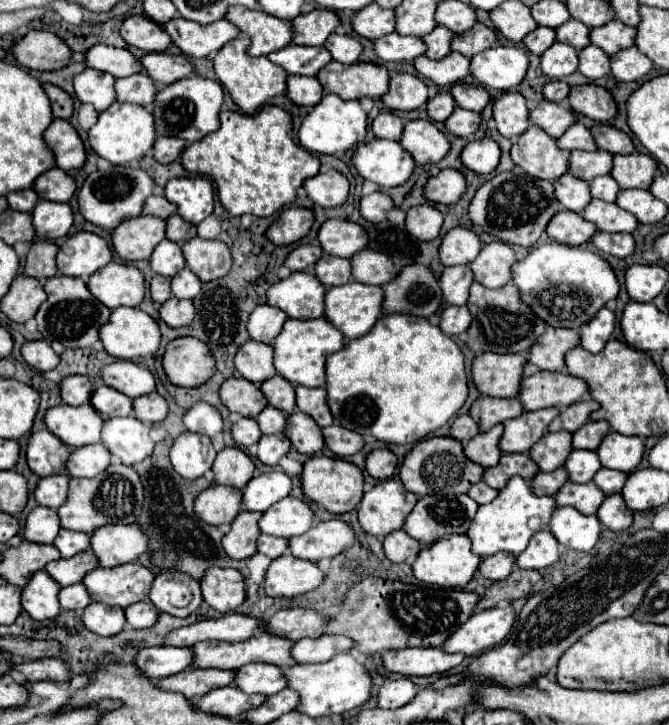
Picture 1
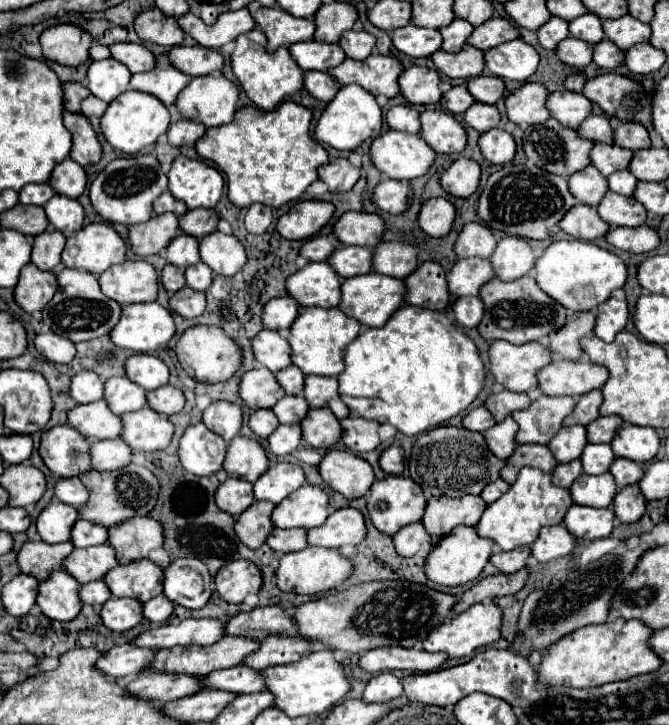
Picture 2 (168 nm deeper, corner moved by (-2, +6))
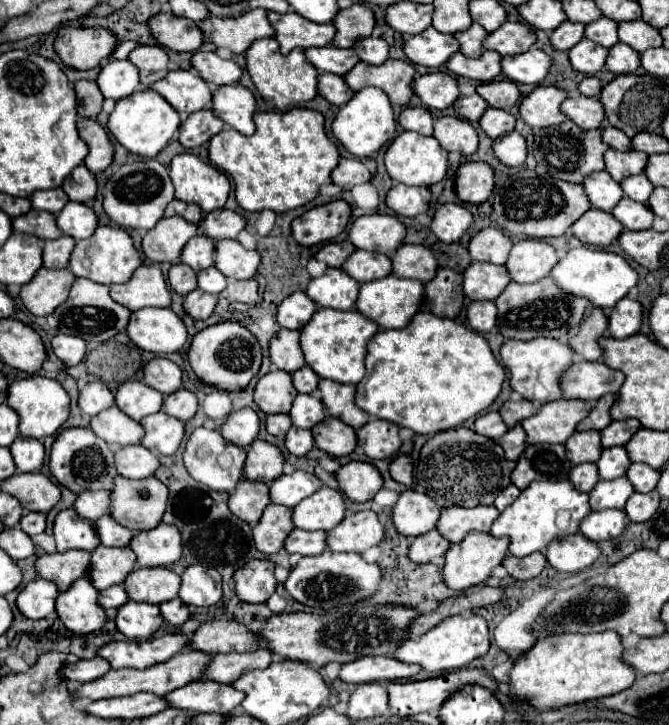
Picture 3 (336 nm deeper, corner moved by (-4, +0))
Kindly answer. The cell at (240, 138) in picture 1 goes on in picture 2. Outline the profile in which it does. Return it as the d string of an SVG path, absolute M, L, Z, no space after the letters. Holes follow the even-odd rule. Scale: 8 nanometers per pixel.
M283 101L273 111L239 109L231 123L207 129L195 143L195 151L227 175L227 195L235 207L263 203L279 209L297 201L317 181L317 167L329 163L327 151L311 137L311 111L293 101Z

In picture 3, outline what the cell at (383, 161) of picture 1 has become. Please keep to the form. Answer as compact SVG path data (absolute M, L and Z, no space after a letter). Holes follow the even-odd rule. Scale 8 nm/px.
M403 131L399 137L395 137L391 147L387 149L385 167L395 183L431 187L431 185L443 181L447 175L447 151L439 145L439 141L435 137L425 137L421 133Z

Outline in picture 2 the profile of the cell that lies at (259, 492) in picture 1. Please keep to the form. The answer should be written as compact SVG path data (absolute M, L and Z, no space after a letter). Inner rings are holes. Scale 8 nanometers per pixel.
M277 463L271 465L253 485L253 493L257 501L271 501L271 503L279 503L281 499L285 499L289 493L293 493L295 489L299 489L305 483L305 475L303 469L299 465L293 463Z

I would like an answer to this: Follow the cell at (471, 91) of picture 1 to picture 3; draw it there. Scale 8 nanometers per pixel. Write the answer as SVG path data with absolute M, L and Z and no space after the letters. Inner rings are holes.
M503 79L503 81L491 81L491 83L481 83L477 87L477 93L491 105L491 107L497 107L497 109L509 109L513 107L521 93L517 89L517 85L509 79Z

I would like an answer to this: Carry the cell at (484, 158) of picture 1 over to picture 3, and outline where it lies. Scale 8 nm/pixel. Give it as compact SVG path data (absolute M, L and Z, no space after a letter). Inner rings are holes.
M511 131L511 133L495 139L493 151L503 165L519 167L525 163L525 157L527 157L527 143L525 143L523 135L519 135L517 131Z

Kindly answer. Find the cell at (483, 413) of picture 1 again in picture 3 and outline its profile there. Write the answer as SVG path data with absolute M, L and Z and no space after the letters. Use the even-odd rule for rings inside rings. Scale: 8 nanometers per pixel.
M519 399L519 401L507 401L501 409L499 409L503 421L507 423L509 429L513 429L517 423L521 423L523 419L527 419L529 415L535 413L535 405L527 399Z

